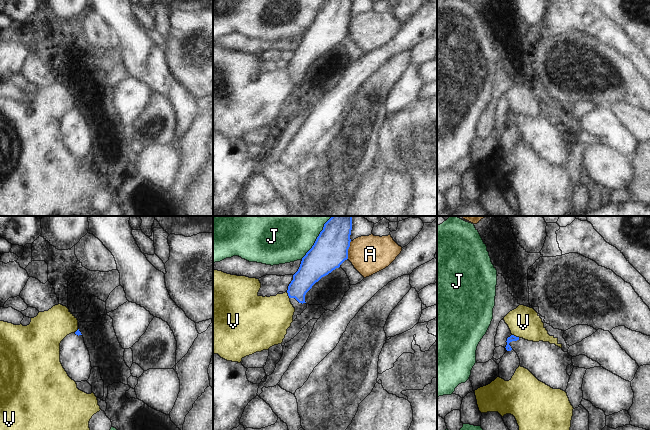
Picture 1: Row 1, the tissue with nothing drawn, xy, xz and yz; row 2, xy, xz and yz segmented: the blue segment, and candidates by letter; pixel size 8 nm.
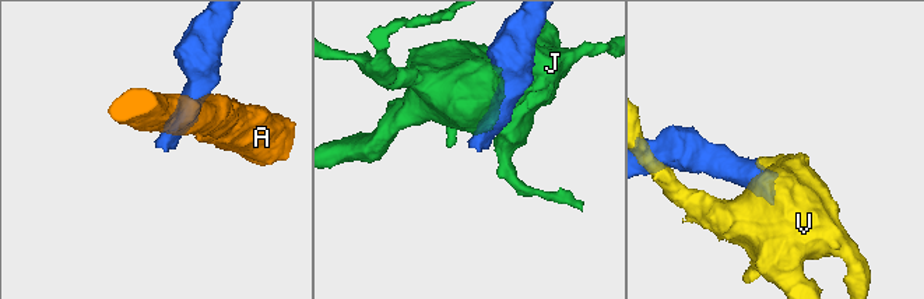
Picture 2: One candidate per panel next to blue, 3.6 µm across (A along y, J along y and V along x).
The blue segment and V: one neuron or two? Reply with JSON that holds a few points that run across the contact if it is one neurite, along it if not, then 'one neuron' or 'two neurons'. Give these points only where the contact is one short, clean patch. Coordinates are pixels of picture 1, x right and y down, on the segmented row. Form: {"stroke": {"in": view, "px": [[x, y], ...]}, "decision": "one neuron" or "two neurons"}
{"stroke": {"in": "yz", "px": [[512, 334], [519, 337]]}, "decision": "two neurons"}

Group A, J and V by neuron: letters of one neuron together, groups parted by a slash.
A / J / V

